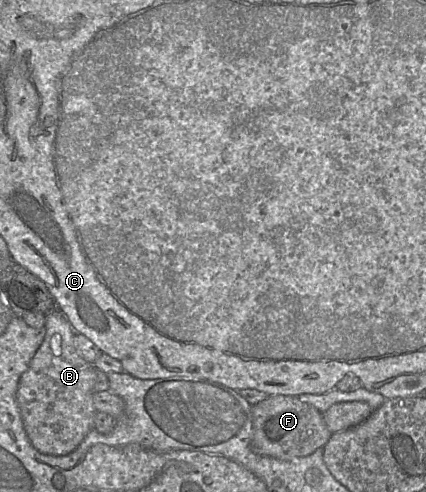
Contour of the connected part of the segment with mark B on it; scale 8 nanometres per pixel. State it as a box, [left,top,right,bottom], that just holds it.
[16,309,97,455]

